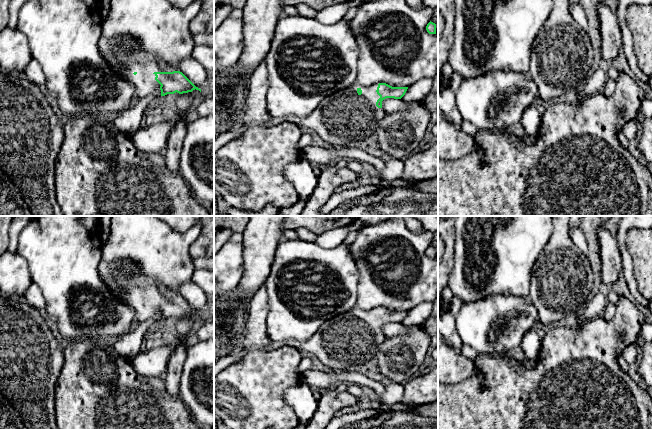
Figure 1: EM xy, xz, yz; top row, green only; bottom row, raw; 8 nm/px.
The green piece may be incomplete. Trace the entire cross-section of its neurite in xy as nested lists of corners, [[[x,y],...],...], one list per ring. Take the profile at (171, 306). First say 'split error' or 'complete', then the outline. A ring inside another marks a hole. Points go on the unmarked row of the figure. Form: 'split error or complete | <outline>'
split error | [[[101,260],[98,271],[109,291],[133,308],[138,323],[148,321],[158,312],[161,314],[161,320],[176,316],[179,318],[188,317],[195,313],[201,316],[201,313],[196,311],[182,296],[176,295],[155,278],[145,276],[133,261],[116,260],[108,262]]]

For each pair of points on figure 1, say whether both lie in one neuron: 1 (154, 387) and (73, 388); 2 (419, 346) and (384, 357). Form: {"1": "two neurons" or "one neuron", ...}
{"1": "one neuron", "2": "one neuron"}

